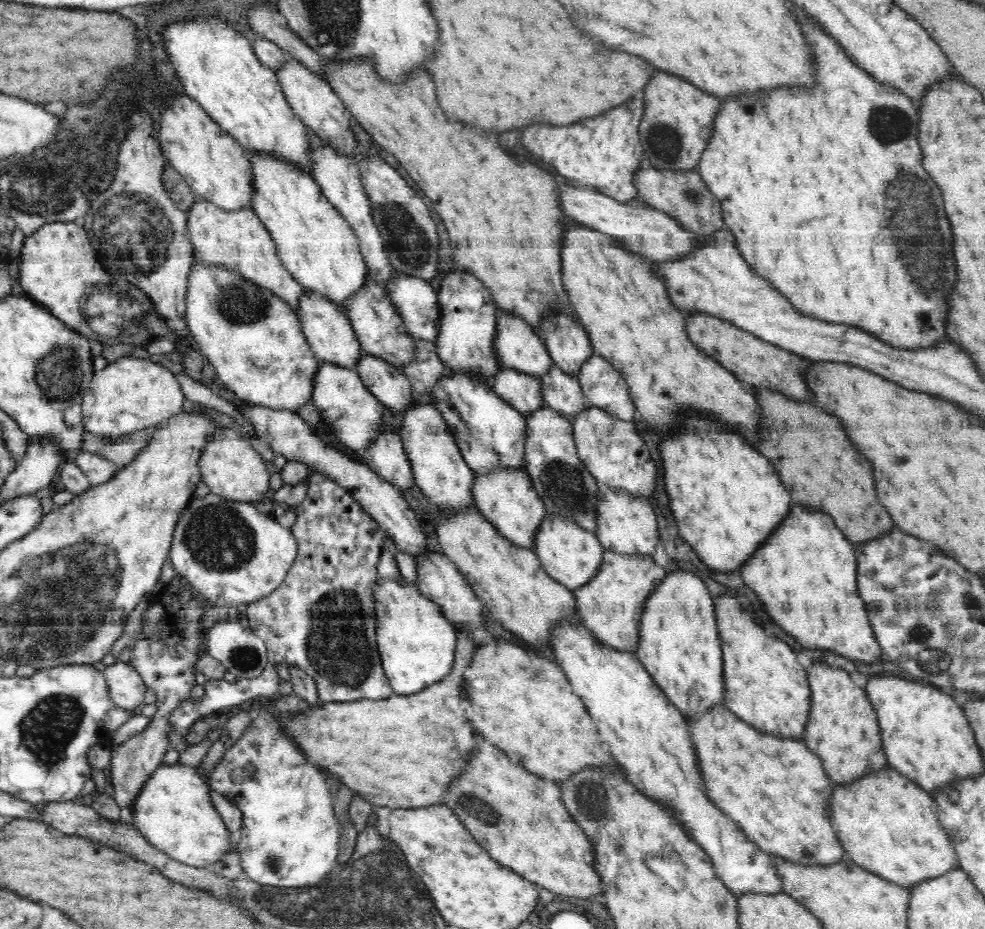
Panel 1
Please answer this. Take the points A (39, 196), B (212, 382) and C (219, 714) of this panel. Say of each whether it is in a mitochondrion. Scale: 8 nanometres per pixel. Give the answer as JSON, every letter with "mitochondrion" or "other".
{"A":"mitochondrion","B":"other","C":"other"}

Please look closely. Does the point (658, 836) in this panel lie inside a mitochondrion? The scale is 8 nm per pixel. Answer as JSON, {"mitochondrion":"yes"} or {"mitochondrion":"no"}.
{"mitochondrion":"no"}

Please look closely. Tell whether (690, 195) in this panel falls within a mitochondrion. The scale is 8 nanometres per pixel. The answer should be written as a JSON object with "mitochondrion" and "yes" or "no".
{"mitochondrion":"yes"}

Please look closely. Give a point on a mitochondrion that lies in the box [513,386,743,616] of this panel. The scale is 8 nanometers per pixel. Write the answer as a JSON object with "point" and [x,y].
{"point":[562,482]}

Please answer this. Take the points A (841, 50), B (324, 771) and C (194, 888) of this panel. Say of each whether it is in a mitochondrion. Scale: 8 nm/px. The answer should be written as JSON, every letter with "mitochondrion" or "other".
{"A":"other","B":"other","C":"other"}

